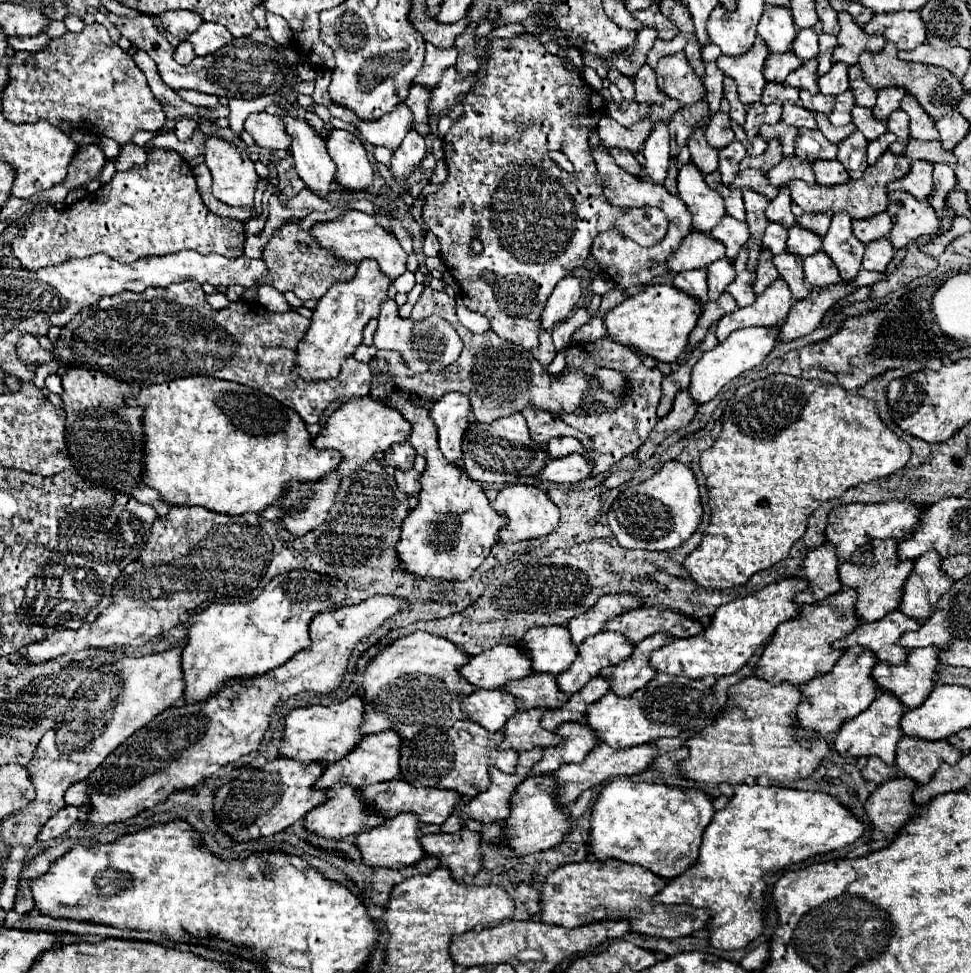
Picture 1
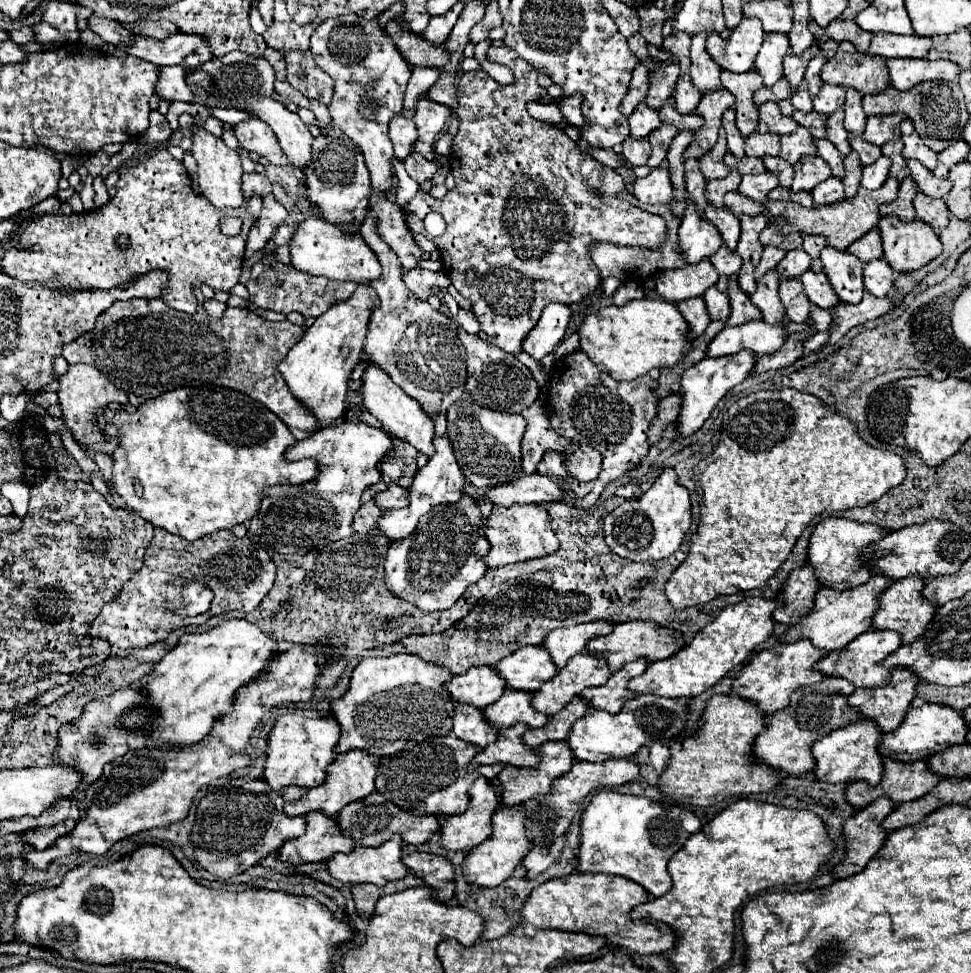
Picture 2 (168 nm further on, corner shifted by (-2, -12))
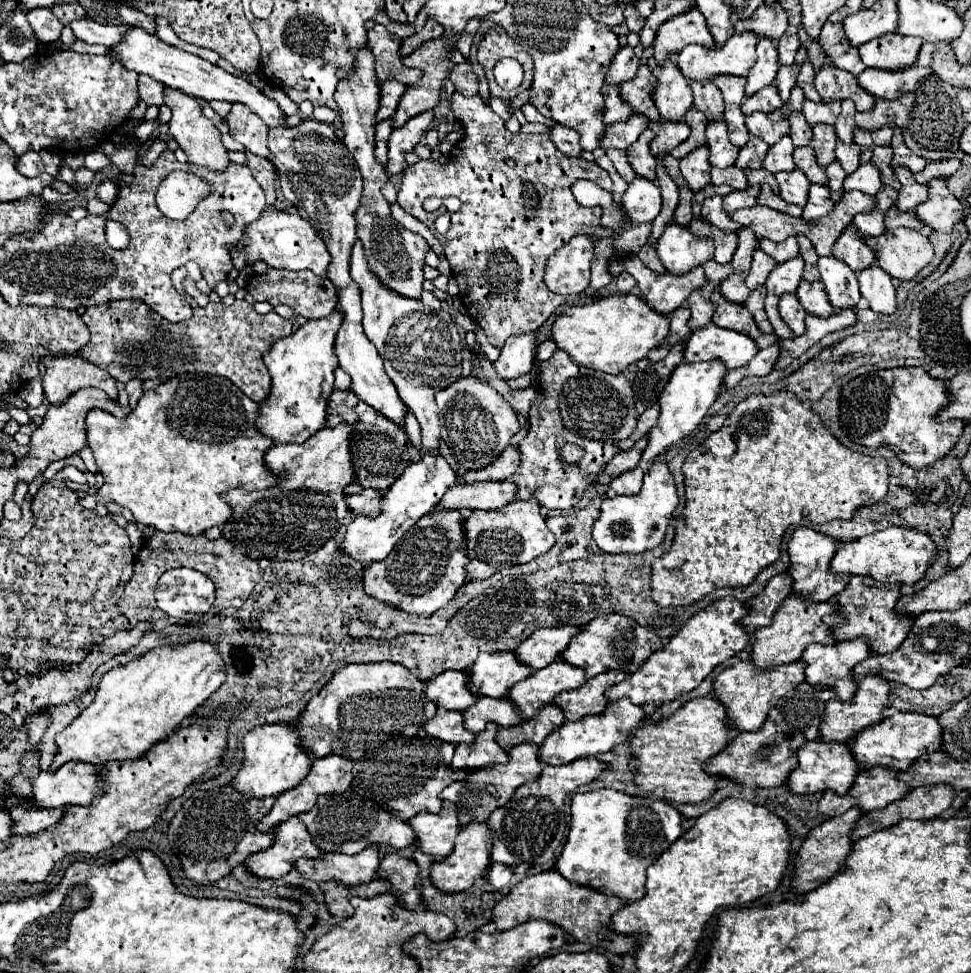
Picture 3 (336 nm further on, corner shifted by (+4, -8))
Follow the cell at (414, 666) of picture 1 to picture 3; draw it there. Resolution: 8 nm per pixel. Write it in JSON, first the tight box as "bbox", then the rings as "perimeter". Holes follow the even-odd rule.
{"bbox":[294,663,436,757],"perimeter":[[[354,663],[354,665],[346,665],[346,667],[336,669],[334,677],[322,687],[322,691],[318,695],[314,695],[308,701],[306,709],[300,713],[300,717],[294,723],[296,723],[298,737],[300,737],[300,745],[306,747],[312,757],[324,757],[324,755],[340,755],[340,757],[344,757],[344,755],[364,755],[364,751],[372,751],[372,747],[376,747],[376,743],[384,743],[384,739],[392,739],[392,735],[416,735],[422,729],[422,725],[428,719],[432,719],[432,715],[436,715],[436,705],[430,699],[424,699],[424,681],[412,679],[412,673],[406,667],[402,667],[398,663],[368,663],[368,665]],[[376,727],[384,727],[384,735],[376,735]]]}

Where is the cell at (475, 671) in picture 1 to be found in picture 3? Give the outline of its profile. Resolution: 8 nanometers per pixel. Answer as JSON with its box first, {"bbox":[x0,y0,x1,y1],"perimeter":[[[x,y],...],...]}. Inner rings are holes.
{"bbox":[426,671,476,711],"perimeter":[[[444,671],[426,681],[426,697],[448,711],[464,711],[476,703],[476,695],[468,691],[468,673]]]}

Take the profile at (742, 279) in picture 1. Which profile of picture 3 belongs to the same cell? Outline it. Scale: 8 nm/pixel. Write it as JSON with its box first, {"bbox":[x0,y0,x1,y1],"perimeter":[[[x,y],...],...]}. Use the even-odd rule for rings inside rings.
{"bbox":[710,289,778,349],"perimeter":[[[718,289],[710,295],[710,301],[716,305],[716,311],[714,311],[714,317],[712,317],[714,325],[724,327],[724,329],[732,329],[732,331],[740,331],[740,333],[748,335],[750,339],[754,339],[758,349],[770,347],[770,345],[774,345],[778,341],[778,337],[774,333],[772,335],[760,333],[760,329],[756,327],[750,311],[746,307],[738,305],[738,303],[728,303],[720,295]]]}

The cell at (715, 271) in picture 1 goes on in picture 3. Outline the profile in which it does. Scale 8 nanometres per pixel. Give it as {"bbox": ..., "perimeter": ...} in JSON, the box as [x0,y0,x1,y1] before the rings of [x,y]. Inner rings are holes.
{"bbox":[688,291,712,329],"perimeter":[[[692,291],[688,297],[688,309],[690,309],[690,329],[702,329],[712,321],[712,303],[702,299],[700,291]]]}

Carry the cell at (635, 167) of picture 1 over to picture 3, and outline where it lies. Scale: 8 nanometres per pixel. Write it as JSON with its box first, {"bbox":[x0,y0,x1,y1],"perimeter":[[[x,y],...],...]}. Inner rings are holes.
{"bbox":[550,125,582,155],"perimeter":[[[550,125],[550,139],[554,143],[554,147],[566,155],[582,155],[582,147],[580,147],[580,135],[576,135],[576,131],[564,127],[564,125]]]}

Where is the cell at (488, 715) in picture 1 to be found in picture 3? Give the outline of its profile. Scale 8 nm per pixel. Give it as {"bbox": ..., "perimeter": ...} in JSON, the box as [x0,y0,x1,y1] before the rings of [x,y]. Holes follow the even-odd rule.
{"bbox":[424,707,474,745],"perimeter":[[[442,707],[436,711],[436,717],[424,725],[424,731],[434,739],[454,743],[454,745],[472,743],[472,739],[474,739],[474,735],[464,729],[462,713],[460,711],[444,711]]]}

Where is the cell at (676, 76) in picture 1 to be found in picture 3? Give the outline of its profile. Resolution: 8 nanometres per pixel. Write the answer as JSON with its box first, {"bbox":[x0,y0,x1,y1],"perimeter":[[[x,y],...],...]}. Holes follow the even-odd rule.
{"bbox":[648,121,690,157],"perimeter":[[[660,121],[660,123],[650,123],[648,127],[654,131],[654,139],[650,143],[650,151],[654,157],[664,157],[690,135],[690,127],[686,127],[684,121],[680,123]]]}

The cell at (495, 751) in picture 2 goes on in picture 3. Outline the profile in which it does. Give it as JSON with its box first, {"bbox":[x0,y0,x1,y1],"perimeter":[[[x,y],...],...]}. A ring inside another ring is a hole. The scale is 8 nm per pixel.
{"bbox":[450,723,508,771],"perimeter":[[[488,723],[484,731],[480,731],[472,743],[460,743],[456,745],[450,769],[466,769],[472,771],[476,767],[488,767],[492,763],[504,763],[508,755],[500,749],[496,743],[496,731],[498,727],[494,723]]]}

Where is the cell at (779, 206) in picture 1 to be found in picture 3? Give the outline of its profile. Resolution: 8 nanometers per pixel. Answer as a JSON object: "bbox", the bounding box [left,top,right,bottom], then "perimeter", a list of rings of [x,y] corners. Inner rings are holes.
{"bbox":[758,237,798,263],"perimeter":[[[788,237],[788,239],[782,241],[782,243],[762,239],[758,247],[760,247],[764,253],[768,253],[770,257],[774,257],[776,263],[786,263],[788,259],[798,257],[798,241],[796,241],[796,237]]]}

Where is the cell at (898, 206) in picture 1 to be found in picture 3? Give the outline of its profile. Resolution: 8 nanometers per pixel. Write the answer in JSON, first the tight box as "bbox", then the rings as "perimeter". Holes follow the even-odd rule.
{"bbox":[866,229,934,281],"perimeter":[[[894,229],[866,241],[874,251],[878,265],[898,281],[910,281],[934,257],[934,249],[920,231]]]}

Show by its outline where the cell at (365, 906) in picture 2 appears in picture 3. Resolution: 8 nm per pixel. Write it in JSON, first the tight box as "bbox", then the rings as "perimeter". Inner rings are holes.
{"bbox":[320,881,354,919],"perimeter":[[[330,881],[330,883],[322,883],[320,889],[324,893],[324,901],[326,901],[326,907],[332,917],[346,919],[346,917],[354,915],[354,909],[350,905],[350,887]]]}

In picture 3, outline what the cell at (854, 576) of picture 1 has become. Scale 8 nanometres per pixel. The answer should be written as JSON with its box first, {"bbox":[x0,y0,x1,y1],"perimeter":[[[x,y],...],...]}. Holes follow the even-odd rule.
{"bbox":[752,595,836,669],"perimeter":[[[790,595],[784,603],[778,605],[772,623],[766,627],[760,627],[754,633],[754,645],[752,645],[752,663],[758,669],[772,669],[776,665],[784,665],[784,663],[792,663],[798,661],[802,651],[810,645],[810,643],[820,643],[820,645],[832,645],[834,639],[830,637],[830,631],[824,627],[822,617],[826,613],[834,613],[836,605],[832,605],[830,601],[824,603],[812,603],[812,601],[804,601],[798,595]]]}

